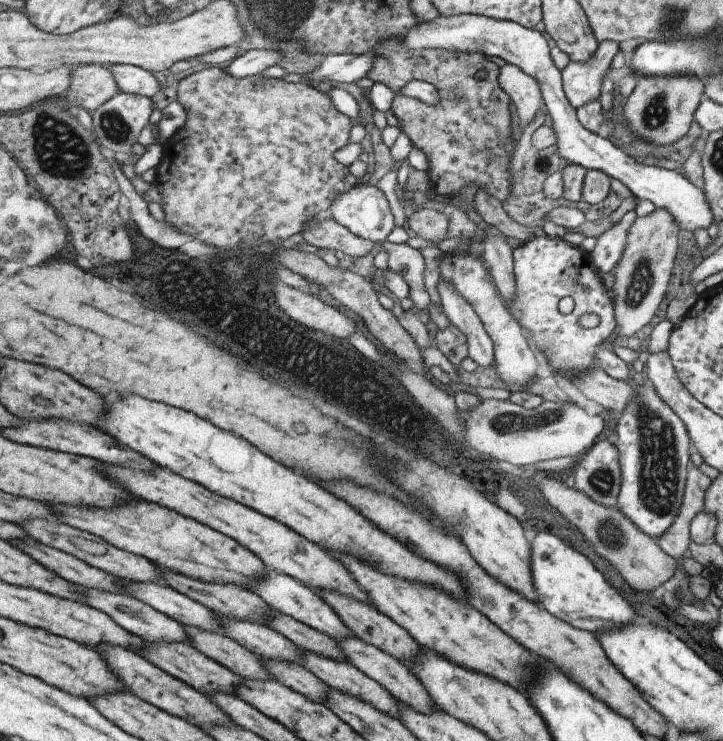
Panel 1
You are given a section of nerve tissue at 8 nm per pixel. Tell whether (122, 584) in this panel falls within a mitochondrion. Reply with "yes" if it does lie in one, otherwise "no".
no

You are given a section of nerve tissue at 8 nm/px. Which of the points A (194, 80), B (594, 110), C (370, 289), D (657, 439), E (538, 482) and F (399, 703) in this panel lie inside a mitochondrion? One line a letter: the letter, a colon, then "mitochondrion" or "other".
A: other
B: other
C: other
D: mitochondrion
E: other
F: other

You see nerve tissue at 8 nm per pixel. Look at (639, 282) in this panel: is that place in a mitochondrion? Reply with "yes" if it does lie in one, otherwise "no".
yes

